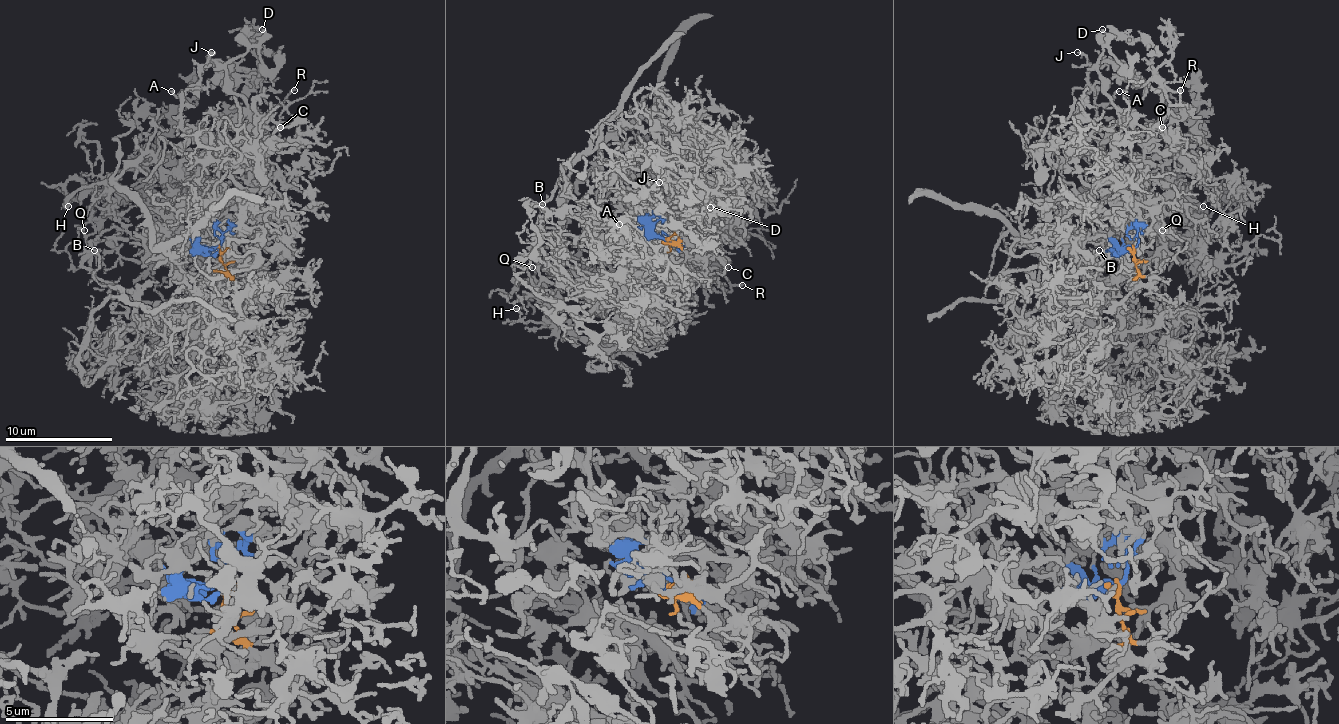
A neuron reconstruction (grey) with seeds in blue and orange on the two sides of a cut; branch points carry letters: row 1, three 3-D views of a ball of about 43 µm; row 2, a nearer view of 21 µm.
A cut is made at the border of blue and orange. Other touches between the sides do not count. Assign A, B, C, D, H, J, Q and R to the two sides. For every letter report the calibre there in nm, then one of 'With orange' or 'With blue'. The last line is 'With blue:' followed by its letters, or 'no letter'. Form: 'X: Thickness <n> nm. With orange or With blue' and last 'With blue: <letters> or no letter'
A: Thickness 160 nm. With blue
B: Thickness 160 nm. With orange
C: Thickness 180 nm. With blue
D: Thickness 200 nm. With blue
H: Thickness 90 nm. With orange
J: Thickness 170 nm. With blue
Q: Thickness 140 nm. With orange
R: Thickness 150 nm. With blue
With blue: A, C, D, J, R

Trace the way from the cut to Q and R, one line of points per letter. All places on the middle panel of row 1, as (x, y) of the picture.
Q: (668, 238), (678, 241), (657, 230), (622, 230), (606, 241), (585, 206), (531, 246), (536, 286), (531, 267)
R: (665, 238), (684, 243), (700, 235), (705, 219), (708, 225), (684, 211), (668, 233), (742, 286)

